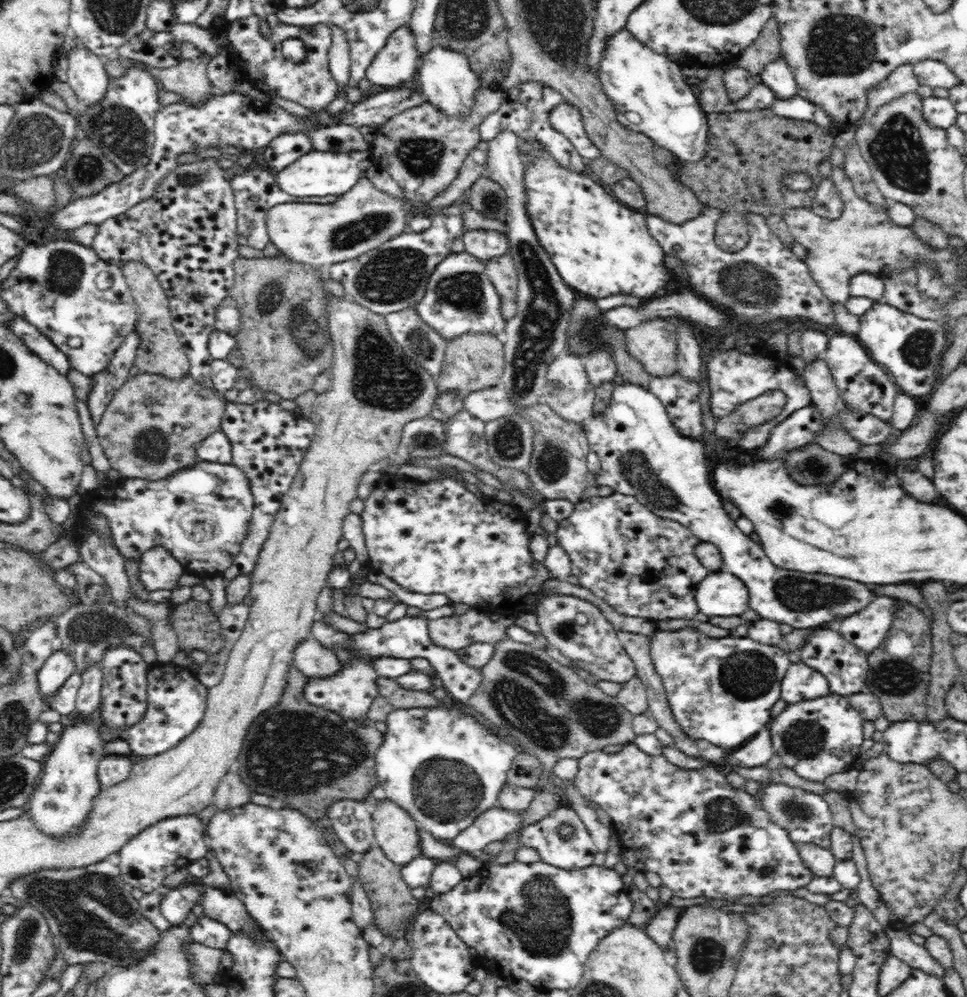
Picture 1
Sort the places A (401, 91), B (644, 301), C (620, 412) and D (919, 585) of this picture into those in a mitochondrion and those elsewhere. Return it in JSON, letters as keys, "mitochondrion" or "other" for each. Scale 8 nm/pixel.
{"A":"other","B":"other","C":"other","D":"other"}

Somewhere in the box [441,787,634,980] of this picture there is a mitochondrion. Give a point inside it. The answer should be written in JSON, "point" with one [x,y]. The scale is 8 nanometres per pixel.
{"point":[549,912]}

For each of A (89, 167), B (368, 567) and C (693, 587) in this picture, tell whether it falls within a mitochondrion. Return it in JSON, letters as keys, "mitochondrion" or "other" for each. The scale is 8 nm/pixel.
{"A":"mitochondrion","B":"other","C":"other"}

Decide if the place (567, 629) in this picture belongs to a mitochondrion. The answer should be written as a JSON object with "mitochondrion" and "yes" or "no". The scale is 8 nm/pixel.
{"mitochondrion":"yes"}

